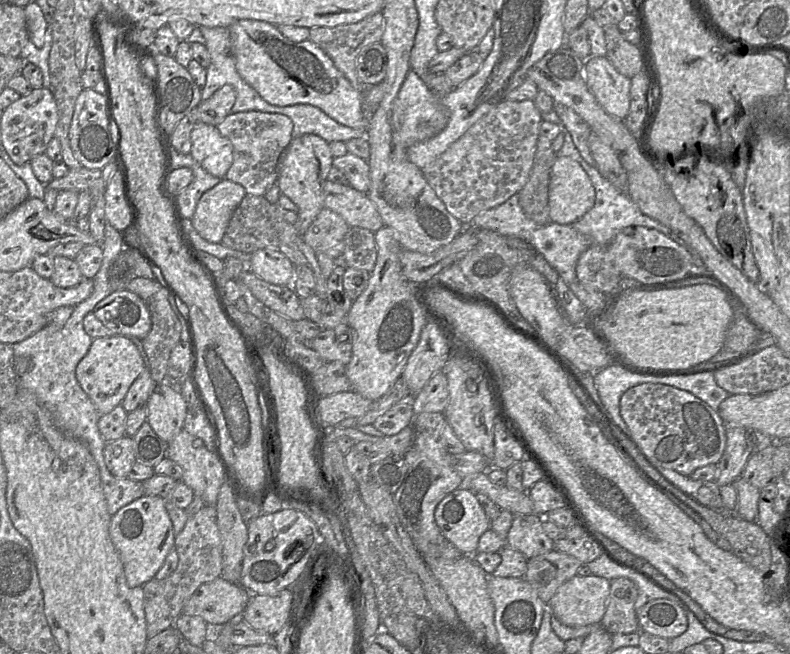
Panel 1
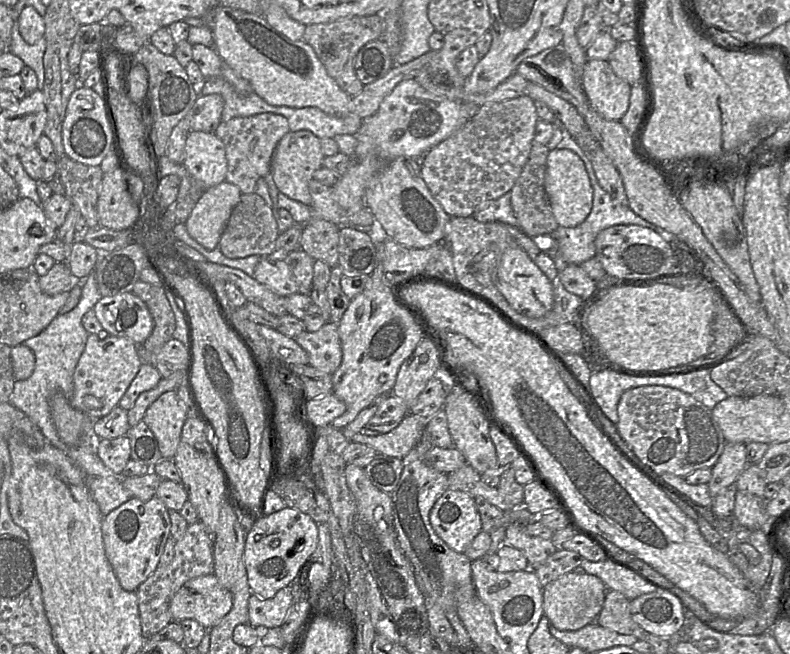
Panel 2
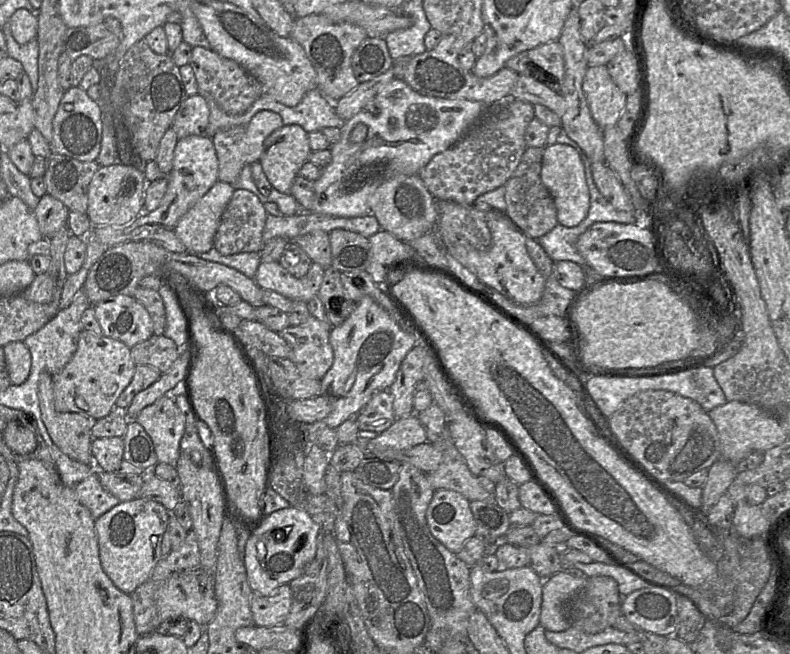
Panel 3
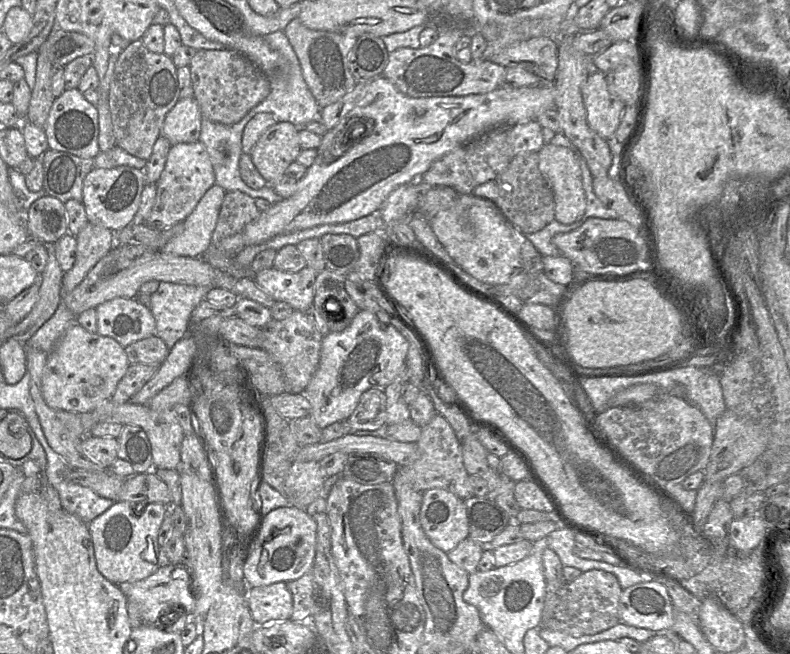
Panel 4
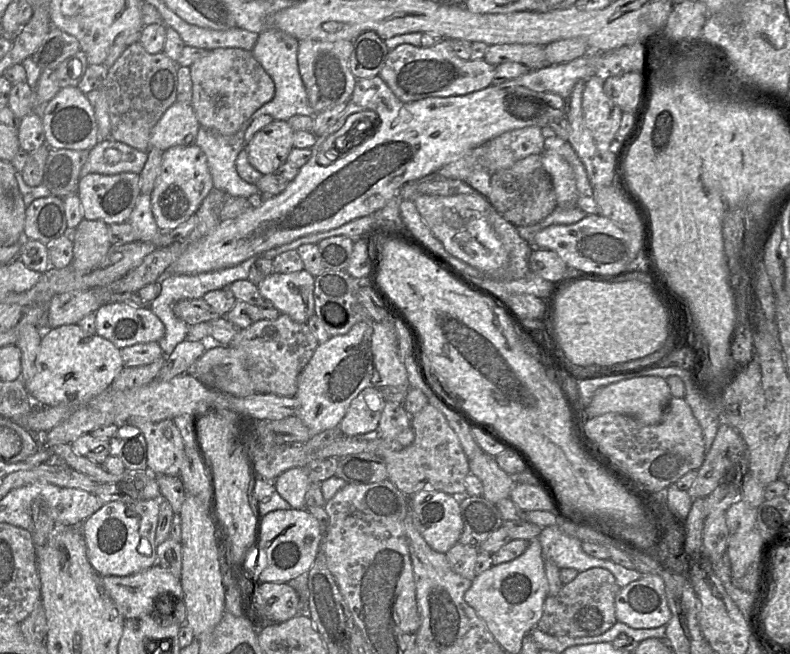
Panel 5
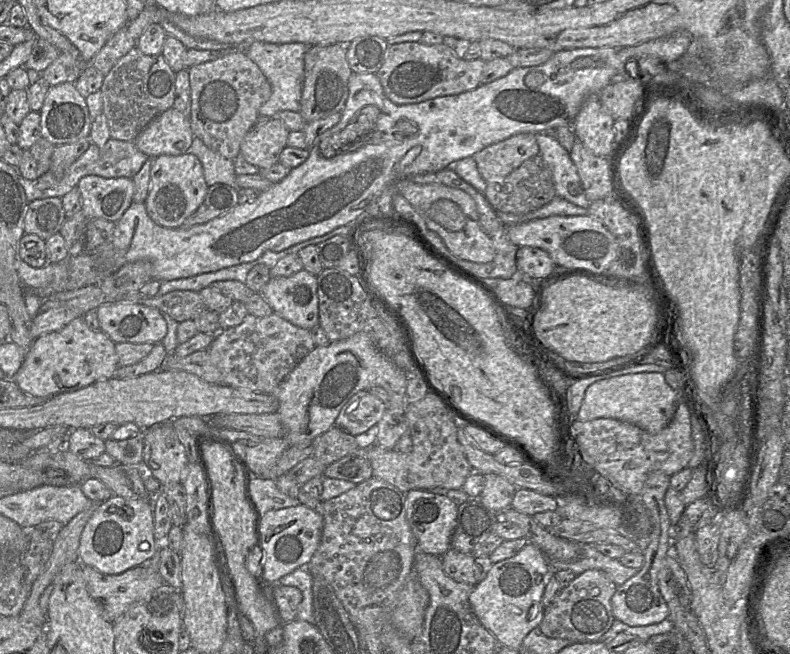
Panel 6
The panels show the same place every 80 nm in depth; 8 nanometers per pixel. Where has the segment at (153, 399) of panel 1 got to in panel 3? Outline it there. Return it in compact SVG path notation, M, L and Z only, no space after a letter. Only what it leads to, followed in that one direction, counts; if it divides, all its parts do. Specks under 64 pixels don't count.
M164 395L145 407L135 421L152 439L158 463L175 466L180 456L180 442L187 419L173 395Z

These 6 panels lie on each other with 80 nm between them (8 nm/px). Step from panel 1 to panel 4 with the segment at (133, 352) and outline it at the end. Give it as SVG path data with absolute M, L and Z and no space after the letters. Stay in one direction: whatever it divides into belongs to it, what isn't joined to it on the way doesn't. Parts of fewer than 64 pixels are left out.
M74 323L47 356L41 380L43 399L52 409L90 412L112 398L129 366L125 347L111 337L91 333Z

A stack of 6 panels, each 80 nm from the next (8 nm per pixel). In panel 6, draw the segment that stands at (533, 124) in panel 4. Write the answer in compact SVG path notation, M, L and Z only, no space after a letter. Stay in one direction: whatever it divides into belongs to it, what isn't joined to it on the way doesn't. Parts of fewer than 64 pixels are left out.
M515 134L474 154L473 159L482 178L486 182L501 179L527 159L539 155L535 134Z

